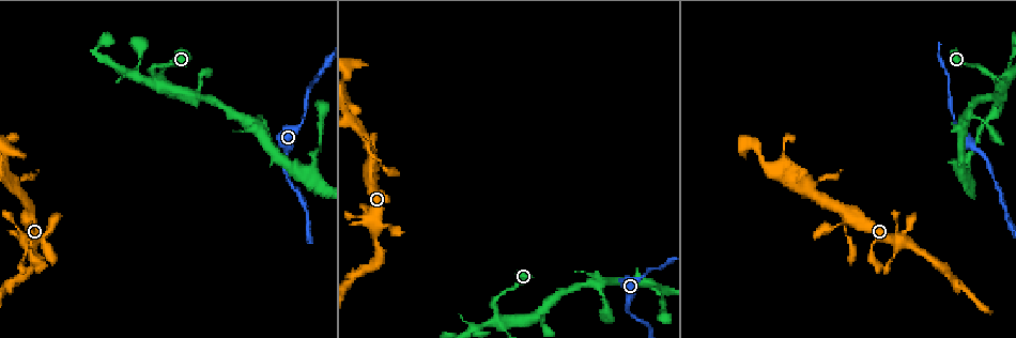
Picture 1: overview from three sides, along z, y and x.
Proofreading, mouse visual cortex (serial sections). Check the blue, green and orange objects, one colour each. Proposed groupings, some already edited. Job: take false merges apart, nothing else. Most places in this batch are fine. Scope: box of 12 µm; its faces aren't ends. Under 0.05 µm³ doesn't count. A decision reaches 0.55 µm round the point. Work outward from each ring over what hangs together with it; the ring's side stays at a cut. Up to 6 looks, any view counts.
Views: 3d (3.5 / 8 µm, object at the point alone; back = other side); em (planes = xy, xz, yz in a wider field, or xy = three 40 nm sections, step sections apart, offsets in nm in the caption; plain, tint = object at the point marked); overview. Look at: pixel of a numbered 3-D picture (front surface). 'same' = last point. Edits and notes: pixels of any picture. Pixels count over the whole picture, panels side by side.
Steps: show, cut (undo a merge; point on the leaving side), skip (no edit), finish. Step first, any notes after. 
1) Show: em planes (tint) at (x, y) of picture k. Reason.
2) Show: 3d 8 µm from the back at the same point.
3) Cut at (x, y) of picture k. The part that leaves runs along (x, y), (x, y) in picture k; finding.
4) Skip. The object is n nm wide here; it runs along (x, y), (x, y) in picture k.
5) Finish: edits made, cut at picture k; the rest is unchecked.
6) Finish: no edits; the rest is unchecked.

Show: 3d 8 µm at (305, 114) of picture 1. Narrows sharply.

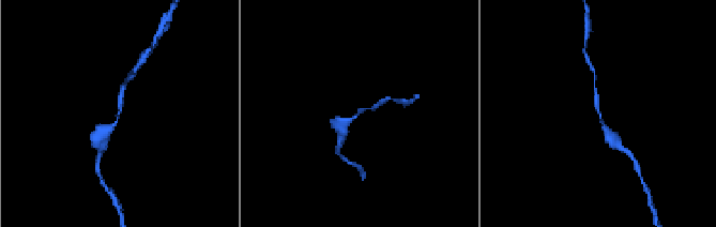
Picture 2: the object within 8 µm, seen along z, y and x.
Show: 3d 3.5 µm at (119, 113) of picture 2. Closer look.

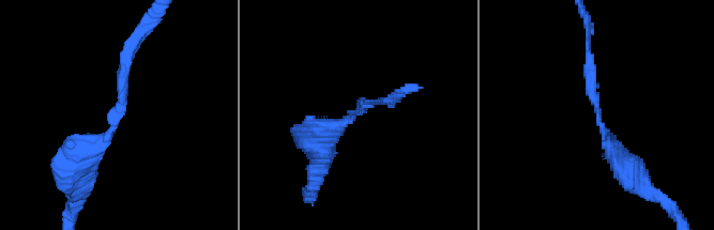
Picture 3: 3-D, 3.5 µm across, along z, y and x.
Show: em xy step 5 (tint) at (117, 112) of picture 3. The arms are 150, 350 nm wide; shape alone is not enough.

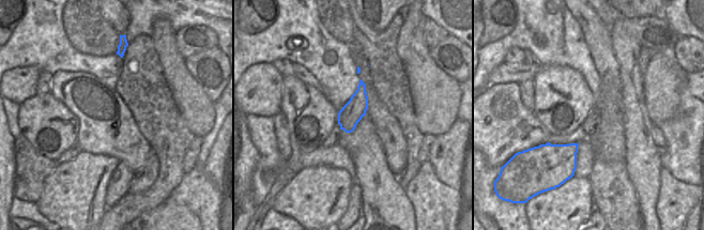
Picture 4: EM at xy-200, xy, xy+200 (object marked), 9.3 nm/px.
Skip. It runs along (78, 165), (115, 125), (134, 43) in picture 3; continuous, no second cell.

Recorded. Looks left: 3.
Show: 3d 3.5 µm from the back at (368, 168) of picture 1. Abrupt turn.

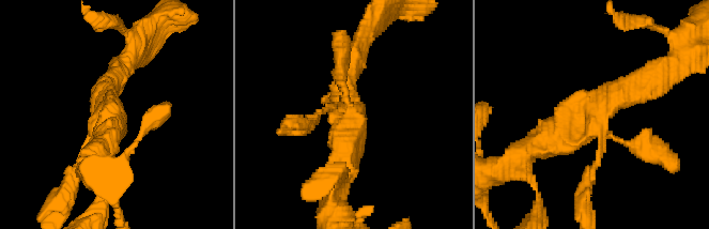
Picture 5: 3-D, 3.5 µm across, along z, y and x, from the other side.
Show: em xy step 1 (tint) at (595, 114) of picture 5.

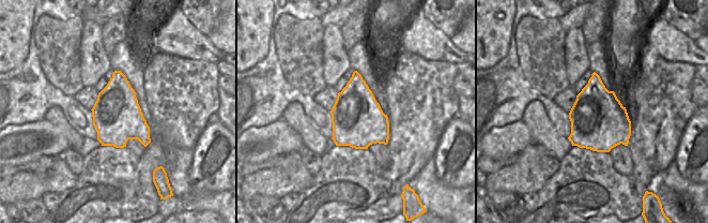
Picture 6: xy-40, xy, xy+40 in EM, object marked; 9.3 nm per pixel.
Show: em planes (tint) at the same point.

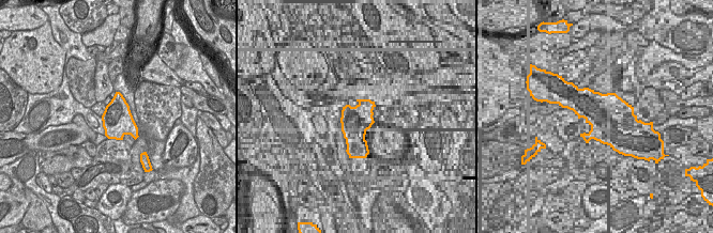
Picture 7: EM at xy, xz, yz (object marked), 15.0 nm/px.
Skip. The object is 460 nm wide here; it runs along (536, 144), (648, 85) in picture 5; one cell here.

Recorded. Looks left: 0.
Finish: no edits; the rest is unchecked.

